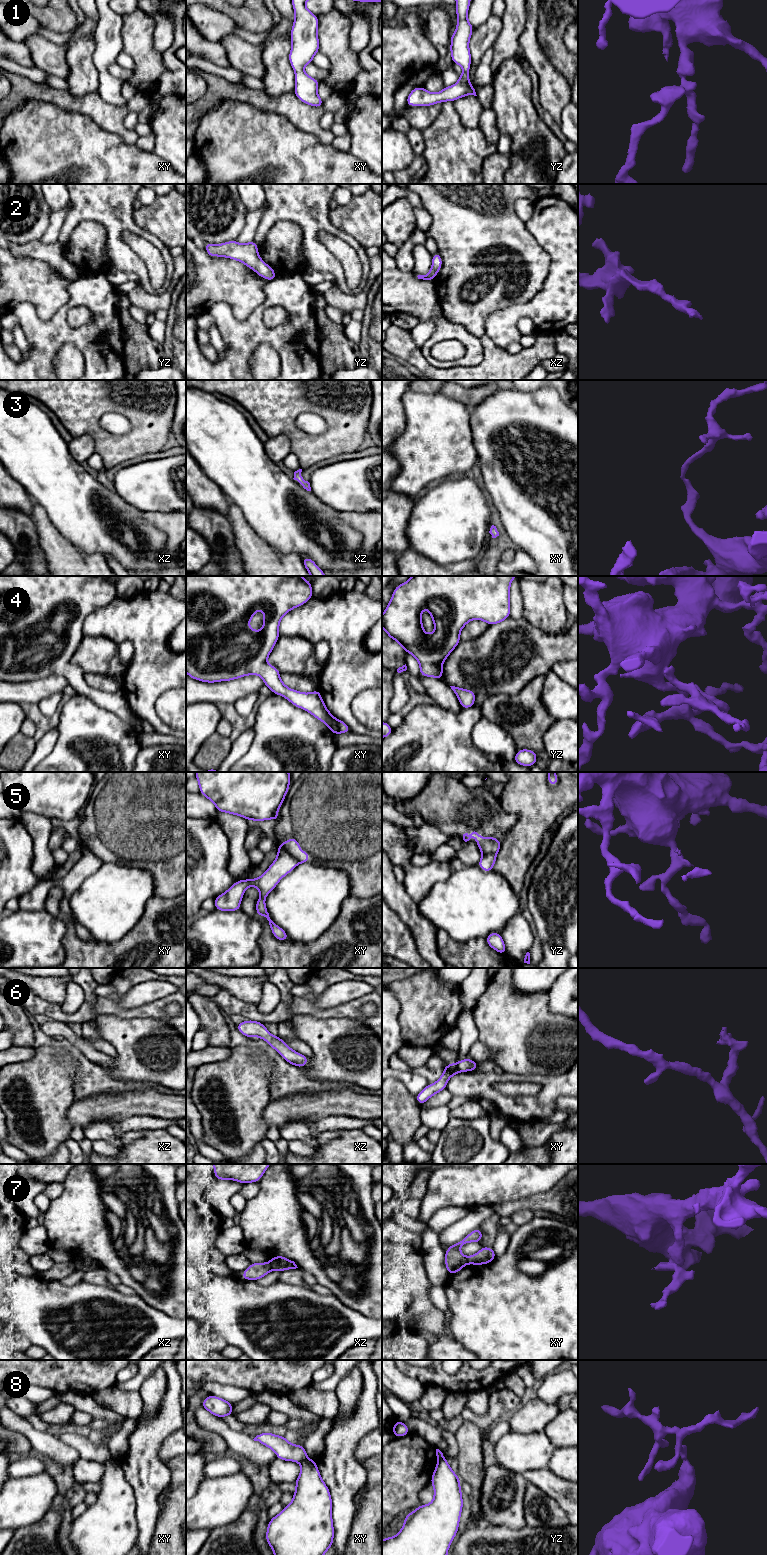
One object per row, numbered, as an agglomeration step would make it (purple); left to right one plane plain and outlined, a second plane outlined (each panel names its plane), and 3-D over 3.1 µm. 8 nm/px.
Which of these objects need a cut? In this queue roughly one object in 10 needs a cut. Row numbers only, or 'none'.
5, 7, 8

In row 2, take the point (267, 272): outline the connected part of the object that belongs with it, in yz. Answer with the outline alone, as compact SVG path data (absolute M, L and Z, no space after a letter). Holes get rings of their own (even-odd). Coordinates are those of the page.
M236 240L223 244L205 242L205 250L211 257L220 256L240 261L268 281L277 278L273 268L259 257L258 245L254 241L246 244L240 244Z

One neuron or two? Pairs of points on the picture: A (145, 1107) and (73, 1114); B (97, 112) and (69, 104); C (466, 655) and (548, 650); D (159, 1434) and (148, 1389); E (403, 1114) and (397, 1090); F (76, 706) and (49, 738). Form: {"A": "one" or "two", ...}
{"A": "one", "B": "one", "C": "one", "D": "two", "E": "one", "F": "two"}

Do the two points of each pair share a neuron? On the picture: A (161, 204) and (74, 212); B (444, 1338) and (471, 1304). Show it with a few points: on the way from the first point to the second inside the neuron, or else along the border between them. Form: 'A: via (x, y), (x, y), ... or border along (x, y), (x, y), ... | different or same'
A: border along (133, 209), (133, 220), (139, 226), (146, 229) | different
B: border along (450, 1335), (468, 1349) | different

